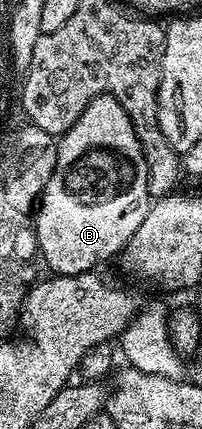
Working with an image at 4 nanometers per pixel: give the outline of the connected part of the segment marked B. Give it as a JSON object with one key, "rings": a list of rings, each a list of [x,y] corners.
{"rings":[[[96,96],[86,106],[86,110],[82,110],[82,114],[78,118],[78,122],[74,122],[74,126],[70,126],[70,130],[66,130],[64,135],[59,137],[56,146],[56,165],[50,174],[50,182],[46,182],[44,192],[40,195],[38,207],[34,212],[34,227],[36,226],[36,242],[35,247],[38,249],[38,256],[48,263],[48,272],[58,276],[73,276],[74,274],[82,274],[99,269],[103,260],[119,257],[124,247],[130,242],[130,238],[134,234],[134,230],[138,230],[138,226],[142,226],[142,218],[146,218],[150,207],[150,197],[148,195],[148,166],[144,157],[144,147],[140,144],[140,139],[136,133],[136,127],[133,126],[132,120],[126,114],[126,110],[113,96]]]}

